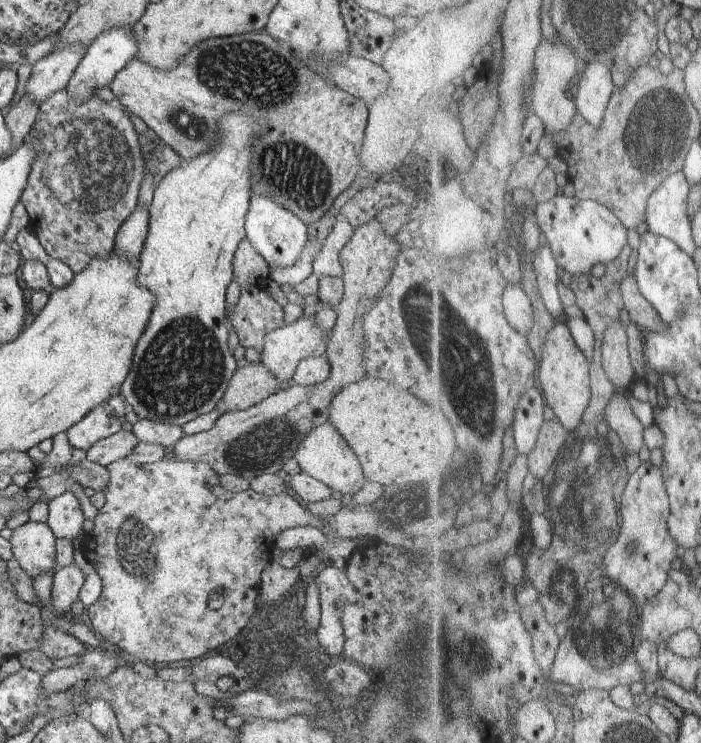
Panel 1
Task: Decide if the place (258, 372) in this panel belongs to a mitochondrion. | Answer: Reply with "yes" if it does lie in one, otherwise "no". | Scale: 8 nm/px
no

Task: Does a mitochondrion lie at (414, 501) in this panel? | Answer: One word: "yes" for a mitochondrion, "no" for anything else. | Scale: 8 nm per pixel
no

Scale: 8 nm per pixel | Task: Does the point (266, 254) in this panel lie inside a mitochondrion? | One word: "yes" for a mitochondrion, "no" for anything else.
no

